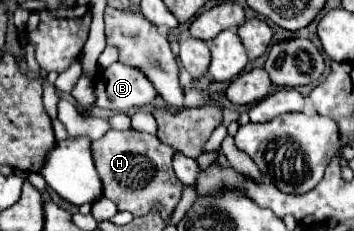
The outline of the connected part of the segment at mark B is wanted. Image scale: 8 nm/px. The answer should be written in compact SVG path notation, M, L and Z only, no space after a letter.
M112 63L96 75L96 105L102 109L132 113L138 107L150 105L158 95L148 77L130 65Z

